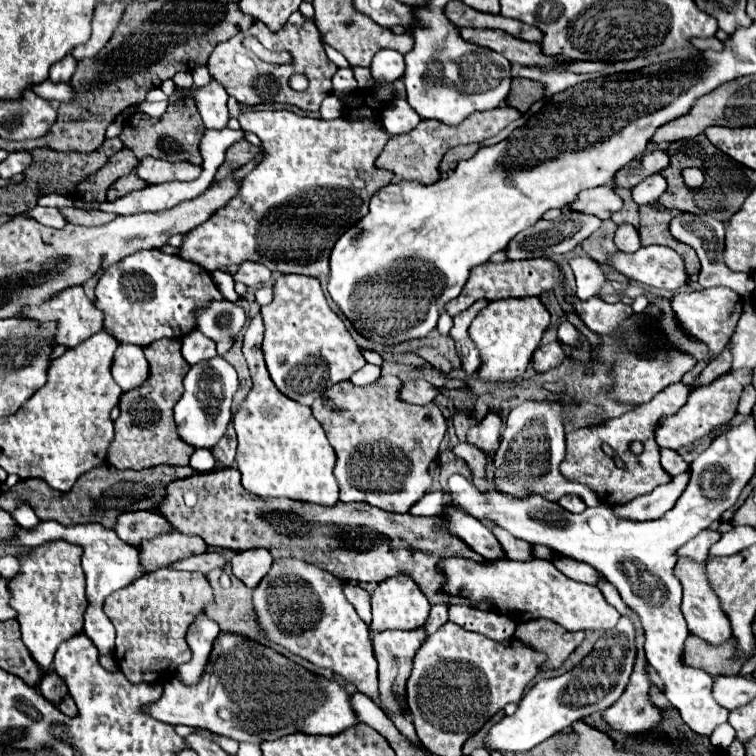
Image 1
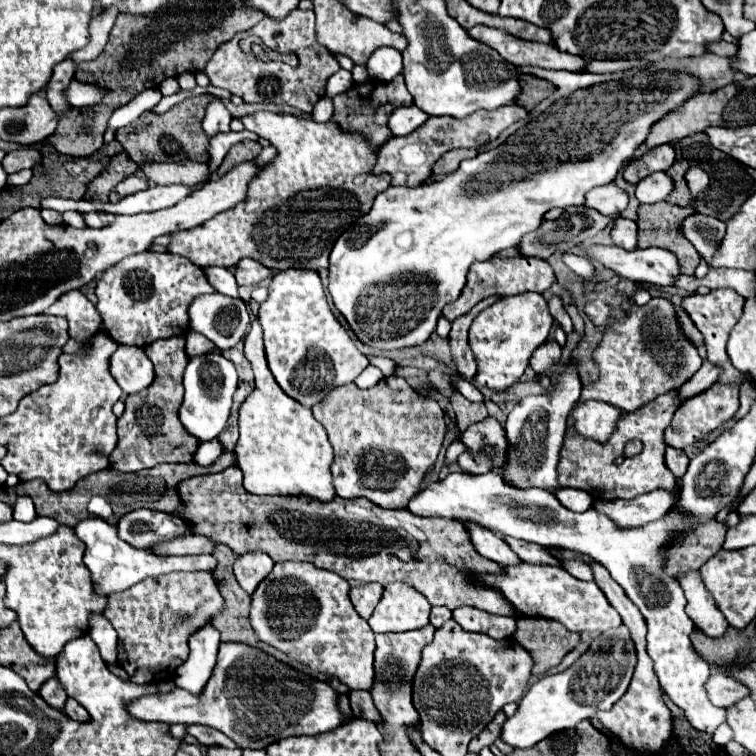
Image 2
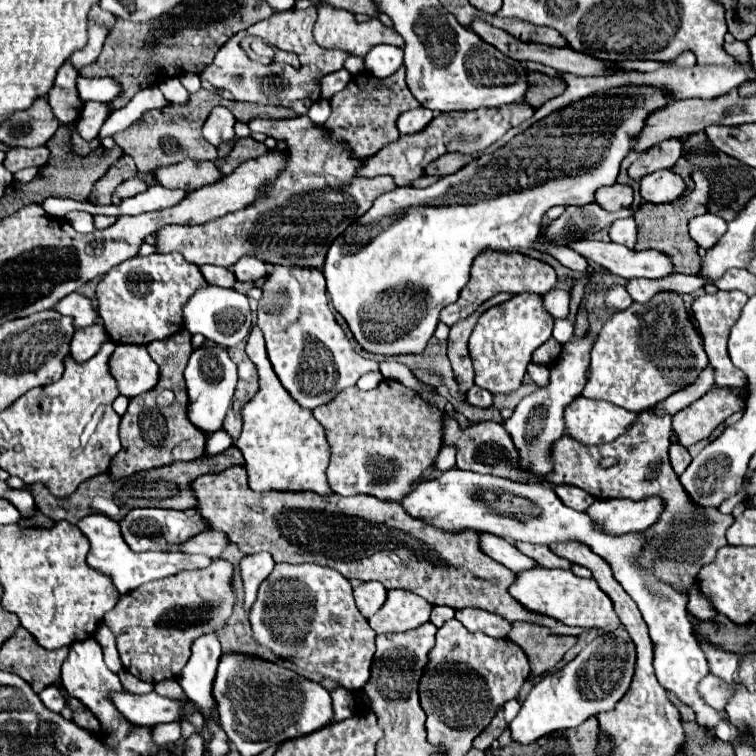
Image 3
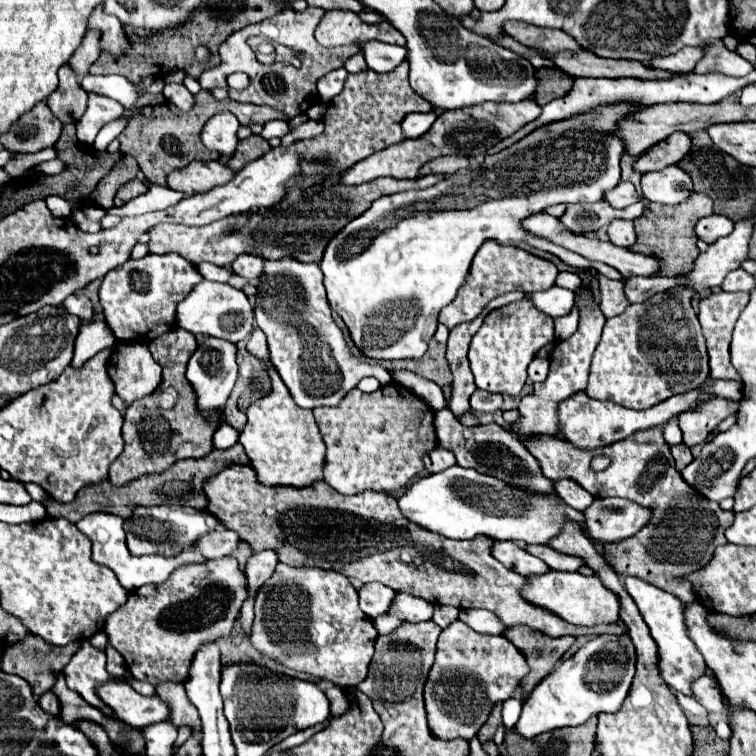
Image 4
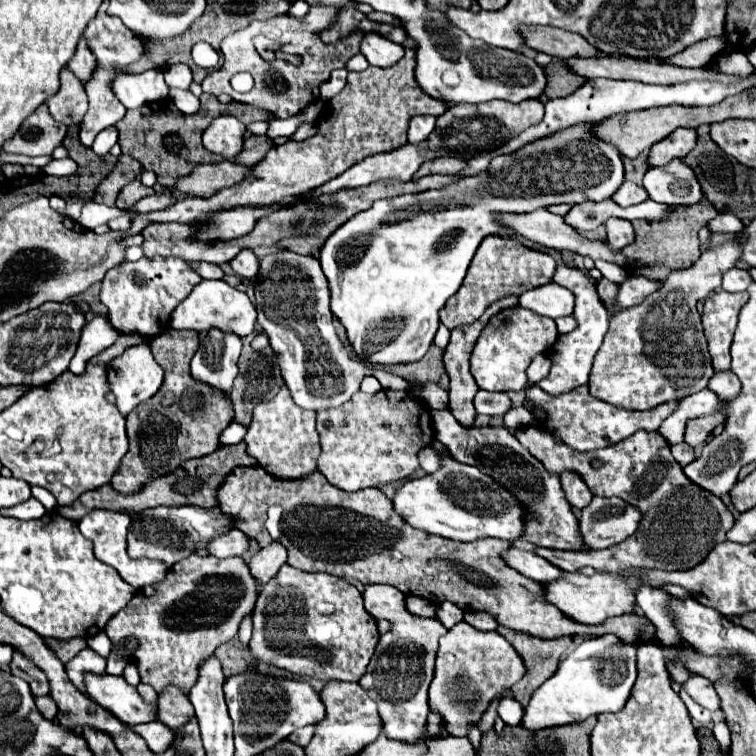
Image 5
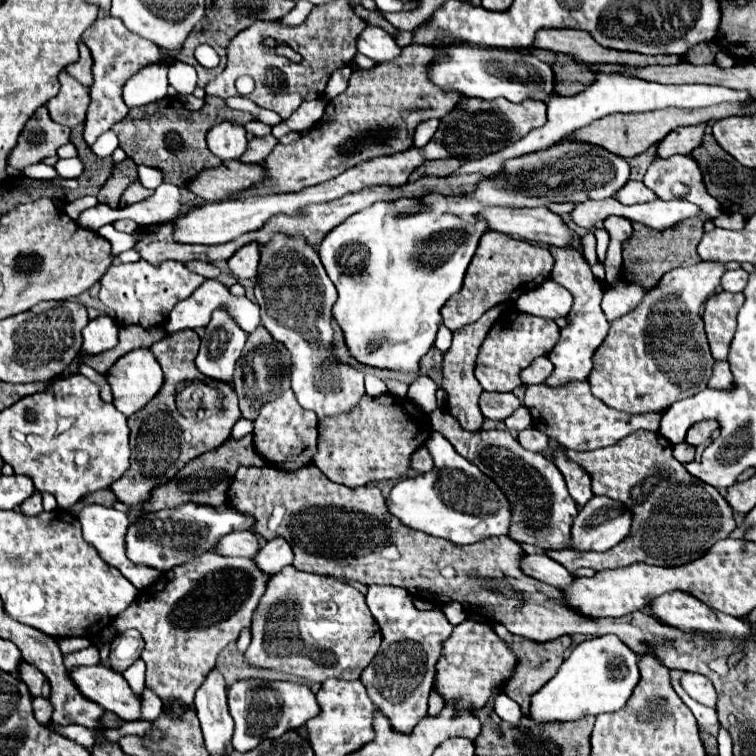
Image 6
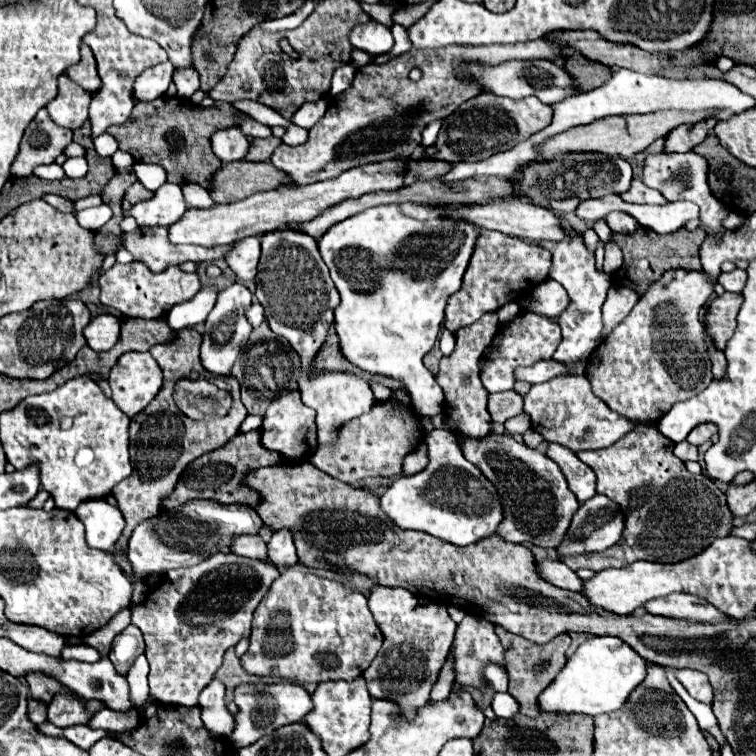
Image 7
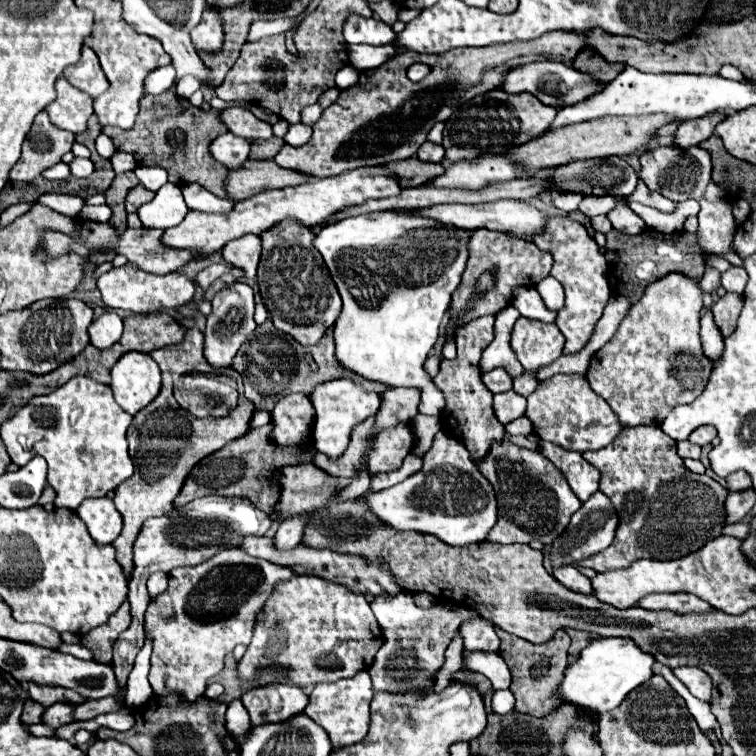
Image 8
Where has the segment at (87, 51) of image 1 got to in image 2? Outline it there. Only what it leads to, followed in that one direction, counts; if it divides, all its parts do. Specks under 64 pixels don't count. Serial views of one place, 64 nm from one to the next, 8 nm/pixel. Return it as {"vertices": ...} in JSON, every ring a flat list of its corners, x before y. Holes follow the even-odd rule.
{"vertices":[[106,8,106,10,102,10,102,16,94,16,92,18,88,46,72,52,72,56,70,56,76,64,86,62,86,60,94,60,104,50,104,46,108,42,108,34,110,34,110,30,112,30,118,14,120,12,116,12,116,8]]}

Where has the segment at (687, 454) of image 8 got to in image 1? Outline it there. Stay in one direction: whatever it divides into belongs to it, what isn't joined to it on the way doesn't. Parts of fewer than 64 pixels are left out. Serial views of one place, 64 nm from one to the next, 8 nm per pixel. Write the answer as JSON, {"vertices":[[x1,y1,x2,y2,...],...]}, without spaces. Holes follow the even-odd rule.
{"vertices":[[668,448,660,450,660,464,664,472,668,472,670,476,678,476,680,472,688,470,688,464,674,450,668,450]]}

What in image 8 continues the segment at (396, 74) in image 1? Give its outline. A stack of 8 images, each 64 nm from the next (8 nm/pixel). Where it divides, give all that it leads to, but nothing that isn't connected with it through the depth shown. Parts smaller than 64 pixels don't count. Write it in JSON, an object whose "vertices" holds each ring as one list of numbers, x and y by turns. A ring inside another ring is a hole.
{"vertices":[[350,16,344,26,344,38,348,44,370,44,370,46,384,46,392,44,396,34,388,24,376,18,362,18]]}

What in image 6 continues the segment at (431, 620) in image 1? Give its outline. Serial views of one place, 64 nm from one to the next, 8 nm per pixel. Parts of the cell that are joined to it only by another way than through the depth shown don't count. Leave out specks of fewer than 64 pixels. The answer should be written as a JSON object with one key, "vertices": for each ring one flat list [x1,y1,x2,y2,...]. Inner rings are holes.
{"vertices":[[448,602,448,604,444,604,444,606,442,606,442,612,444,612,446,620,448,620,450,624,454,624,454,626,458,626,460,622,466,620,466,612,464,612,464,608,462,608,460,604,456,604,456,602]]}

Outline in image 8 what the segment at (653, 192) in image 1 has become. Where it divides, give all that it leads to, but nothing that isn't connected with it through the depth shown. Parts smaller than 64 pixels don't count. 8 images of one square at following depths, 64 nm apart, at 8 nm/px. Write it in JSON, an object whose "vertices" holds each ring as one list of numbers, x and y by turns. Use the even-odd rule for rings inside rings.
{"vertices":[[676,146,656,148,652,152,642,154,640,164,642,164,640,180,650,190,656,190,670,200,688,200,688,198,694,198,698,202,704,200,704,190,710,184,710,172,712,172,710,156,706,150,702,150,698,146,688,148,688,150,680,150],[708,202,708,210,700,210,698,220,698,242,702,250,724,256,732,266,742,266,740,256,730,248,736,230,732,206,728,202]]}

